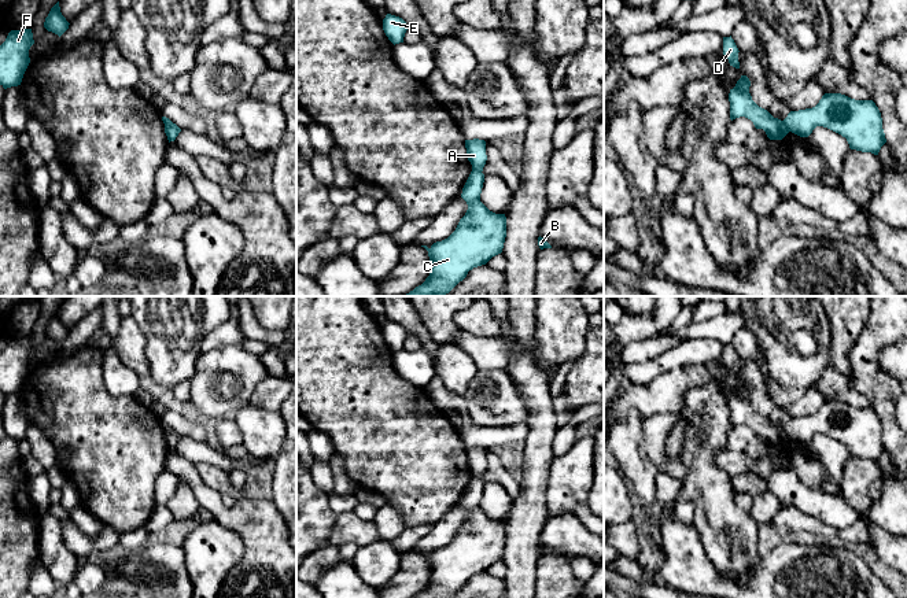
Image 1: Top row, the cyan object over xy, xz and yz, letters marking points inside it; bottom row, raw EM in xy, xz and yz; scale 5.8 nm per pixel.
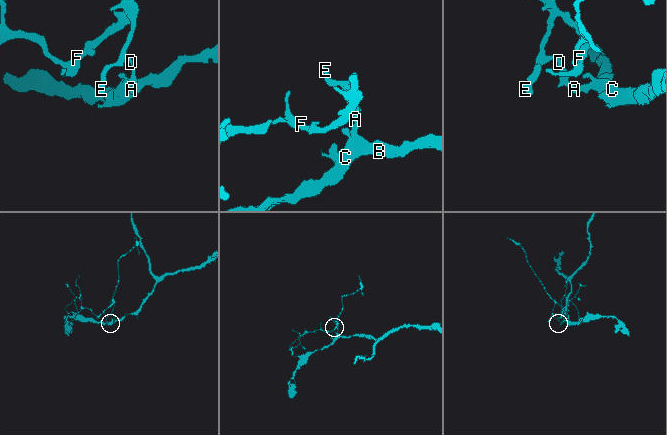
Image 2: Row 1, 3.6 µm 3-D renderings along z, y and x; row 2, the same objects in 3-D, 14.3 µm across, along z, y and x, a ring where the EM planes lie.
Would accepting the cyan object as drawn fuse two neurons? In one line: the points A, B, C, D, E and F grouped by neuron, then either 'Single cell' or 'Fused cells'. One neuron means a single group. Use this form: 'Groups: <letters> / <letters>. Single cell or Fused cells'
Groups: A D E F / B C. Fused cells

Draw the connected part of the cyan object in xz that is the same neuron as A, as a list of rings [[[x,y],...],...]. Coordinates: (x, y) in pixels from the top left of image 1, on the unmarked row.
[[[473,446],[465,447],[467,465],[472,472],[472,477],[483,479],[487,468],[486,462],[486,448]]]

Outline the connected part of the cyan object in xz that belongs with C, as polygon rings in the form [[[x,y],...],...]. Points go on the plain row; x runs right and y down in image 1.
[[[472,477],[461,501],[461,505],[468,512],[468,517],[460,527],[456,538],[447,546],[434,550],[429,555],[421,553],[428,558],[431,580],[425,588],[413,598],[451,598],[467,584],[469,577],[486,572],[493,564],[502,560],[506,545],[506,524],[505,521],[490,518],[480,509],[483,490],[484,481]]]

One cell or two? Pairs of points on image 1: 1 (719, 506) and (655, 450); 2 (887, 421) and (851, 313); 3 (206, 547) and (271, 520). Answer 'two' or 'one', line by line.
1: two
2: two
3: two

